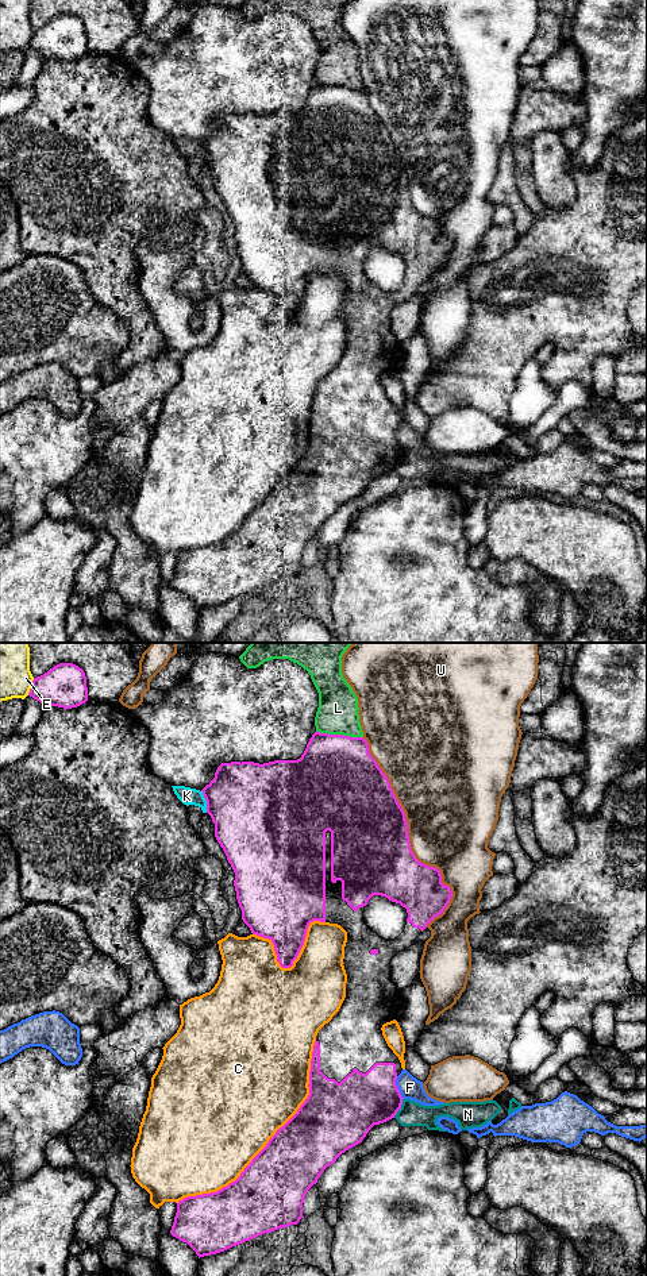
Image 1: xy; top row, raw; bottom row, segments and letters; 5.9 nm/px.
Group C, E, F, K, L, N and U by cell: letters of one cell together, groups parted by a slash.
C / E / F / K / L / N / U

